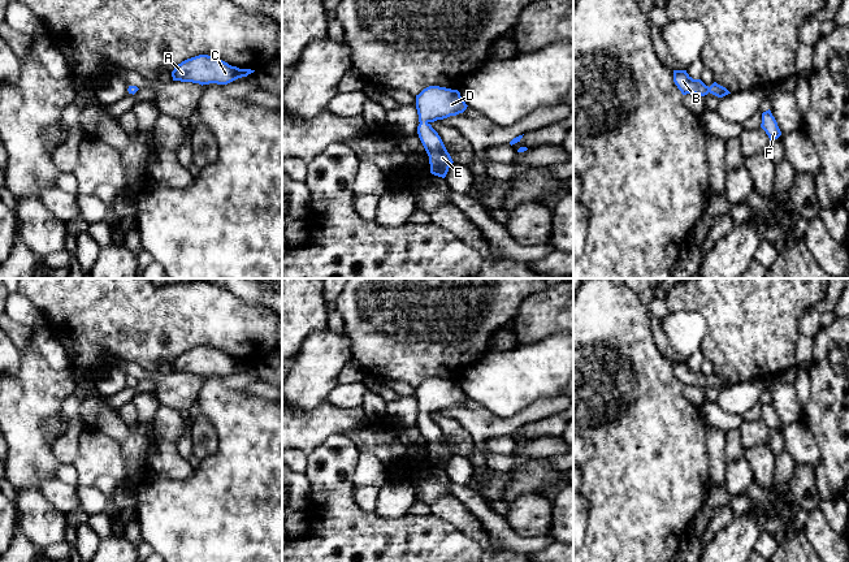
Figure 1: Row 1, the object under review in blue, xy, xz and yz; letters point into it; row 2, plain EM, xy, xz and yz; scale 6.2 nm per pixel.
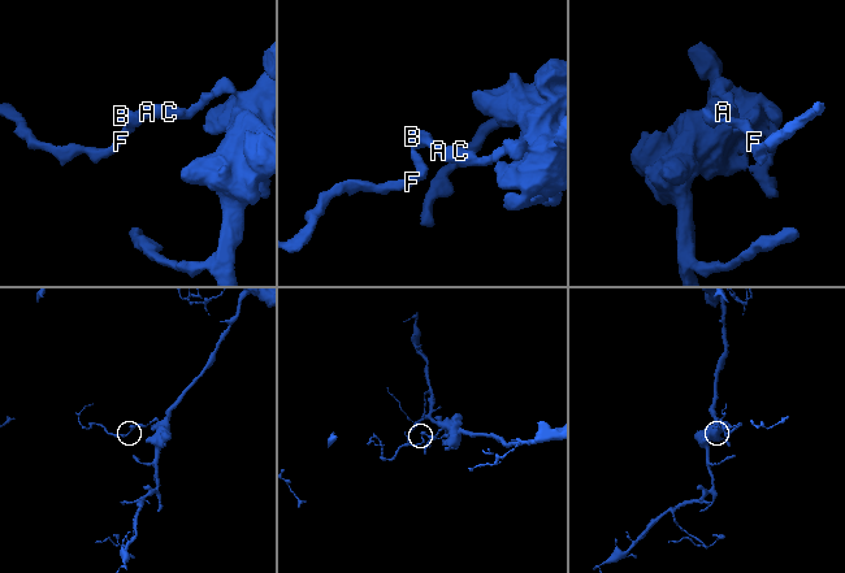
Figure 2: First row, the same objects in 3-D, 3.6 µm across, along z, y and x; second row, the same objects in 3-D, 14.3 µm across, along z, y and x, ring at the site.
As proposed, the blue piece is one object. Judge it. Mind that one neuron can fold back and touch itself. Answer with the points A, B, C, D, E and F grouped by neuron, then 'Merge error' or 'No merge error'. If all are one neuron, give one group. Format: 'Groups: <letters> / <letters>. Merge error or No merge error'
Groups: A B C D E F. No merge error

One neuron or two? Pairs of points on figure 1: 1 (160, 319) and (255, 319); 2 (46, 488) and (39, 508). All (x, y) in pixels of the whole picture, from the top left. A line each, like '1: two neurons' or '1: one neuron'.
1: one neuron
2: two neurons

